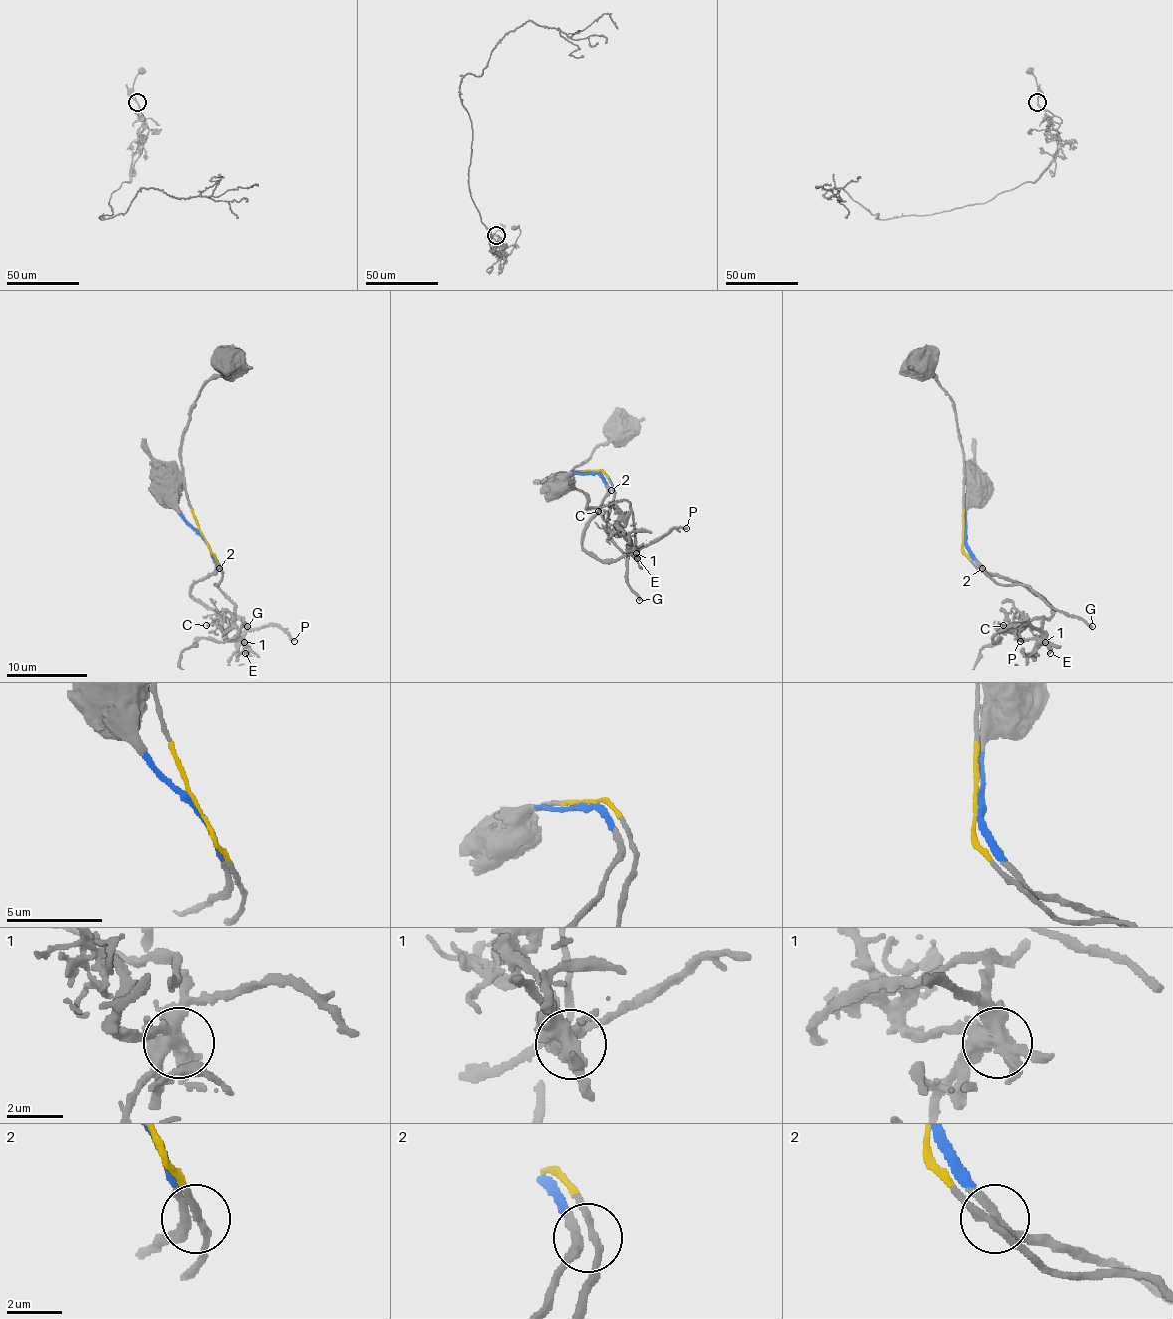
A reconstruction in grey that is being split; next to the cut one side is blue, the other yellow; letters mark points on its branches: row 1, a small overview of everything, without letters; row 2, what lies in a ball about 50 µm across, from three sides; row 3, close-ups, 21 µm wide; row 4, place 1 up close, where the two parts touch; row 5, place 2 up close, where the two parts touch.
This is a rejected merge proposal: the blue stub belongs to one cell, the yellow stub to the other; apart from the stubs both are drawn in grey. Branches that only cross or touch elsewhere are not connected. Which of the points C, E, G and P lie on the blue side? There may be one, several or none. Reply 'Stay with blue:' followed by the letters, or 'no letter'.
Stay with blue: C, E, P

